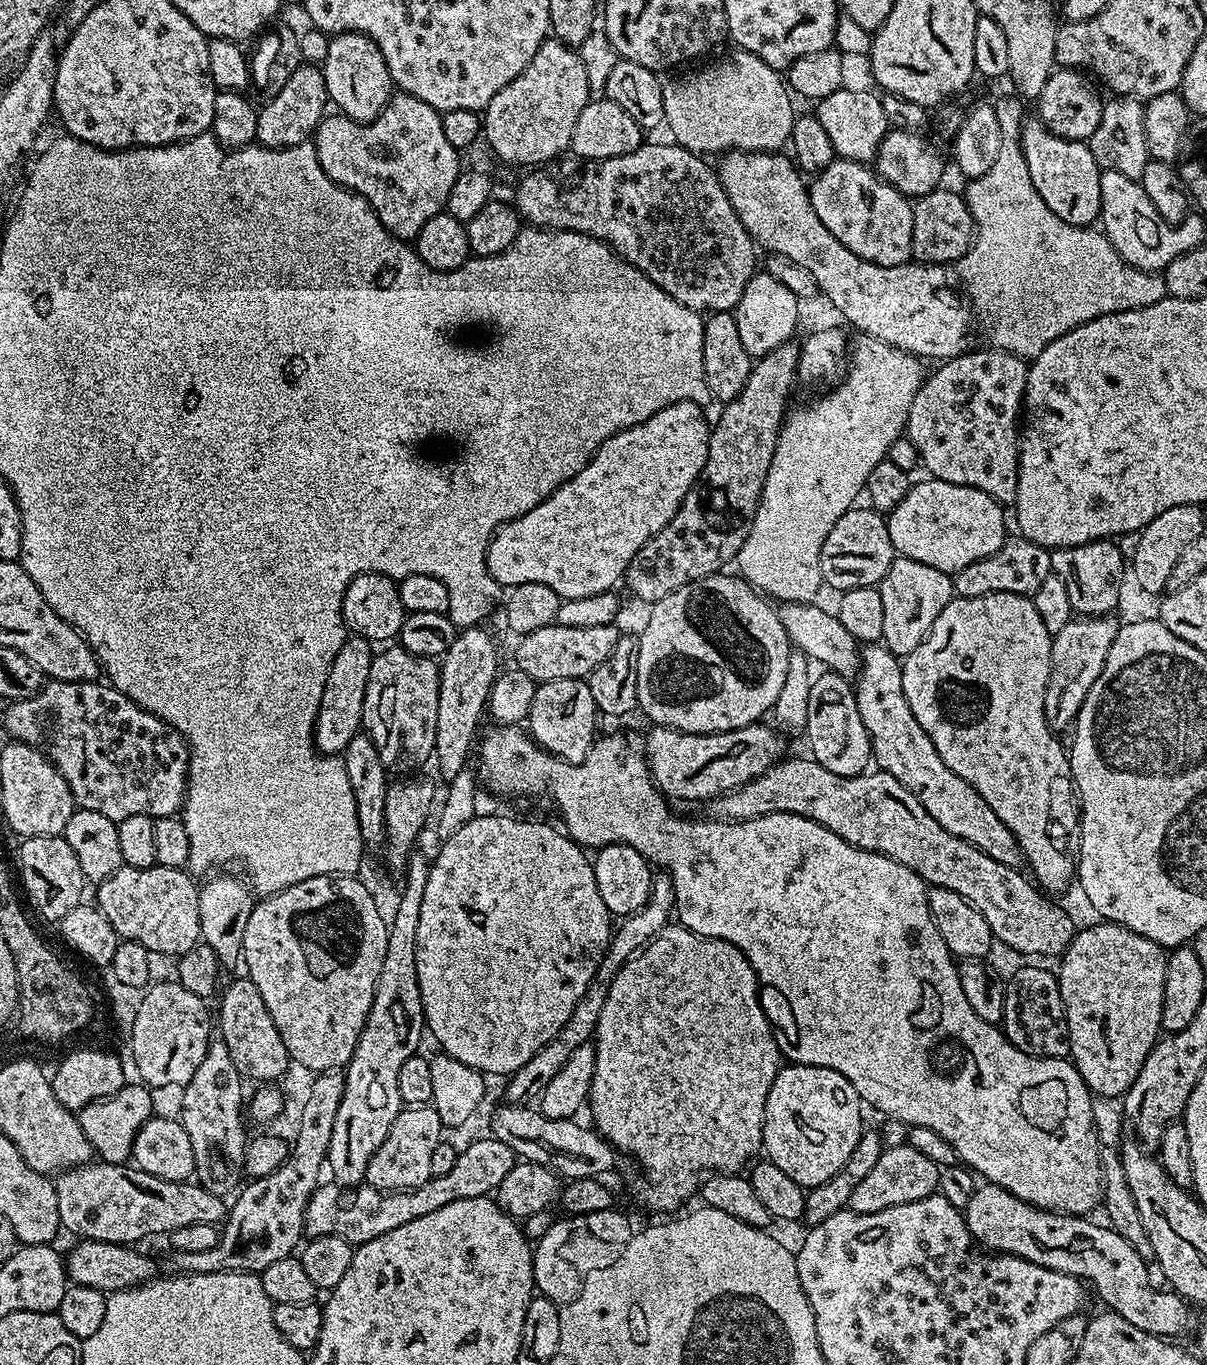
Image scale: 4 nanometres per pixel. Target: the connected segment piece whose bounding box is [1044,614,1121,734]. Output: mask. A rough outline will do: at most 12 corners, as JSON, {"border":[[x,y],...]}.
{"border":[[1073,618],[1052,637],[1044,709],[1071,729],[1120,629]]}

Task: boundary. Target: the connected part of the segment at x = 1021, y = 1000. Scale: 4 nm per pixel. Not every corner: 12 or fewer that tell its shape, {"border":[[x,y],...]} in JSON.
{"border":[[1055,971],[1004,985],[1002,1031],[1028,1056],[1064,1058],[1068,1023]]}

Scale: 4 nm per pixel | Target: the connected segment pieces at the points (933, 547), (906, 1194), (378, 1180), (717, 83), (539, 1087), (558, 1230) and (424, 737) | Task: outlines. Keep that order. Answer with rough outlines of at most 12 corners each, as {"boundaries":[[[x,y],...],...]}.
{"boundaries":[[[924,478],[893,553],[955,574],[1000,549],[999,500]],[[907,1142],[885,1147],[850,1194],[874,1214],[937,1191],[939,1166]],[[432,1106],[401,1107],[366,1182],[406,1192],[432,1177],[442,1142]],[[743,50],[664,84],[671,139],[697,154],[792,138],[785,77]],[[653,875],[642,910],[615,925],[574,1014],[526,1066],[509,1101],[539,1097],[595,1037],[610,982],[673,919],[671,877]],[[613,1208],[560,1219],[535,1243],[537,1293],[569,1304],[634,1227]],[[372,657],[362,728],[392,774],[433,759],[440,664]]]}

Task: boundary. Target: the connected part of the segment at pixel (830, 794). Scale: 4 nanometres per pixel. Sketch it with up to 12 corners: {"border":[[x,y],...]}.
{"border":[[781,759],[707,801],[798,814],[954,890],[1024,956],[1078,924],[1023,871],[942,830],[890,774]]}

